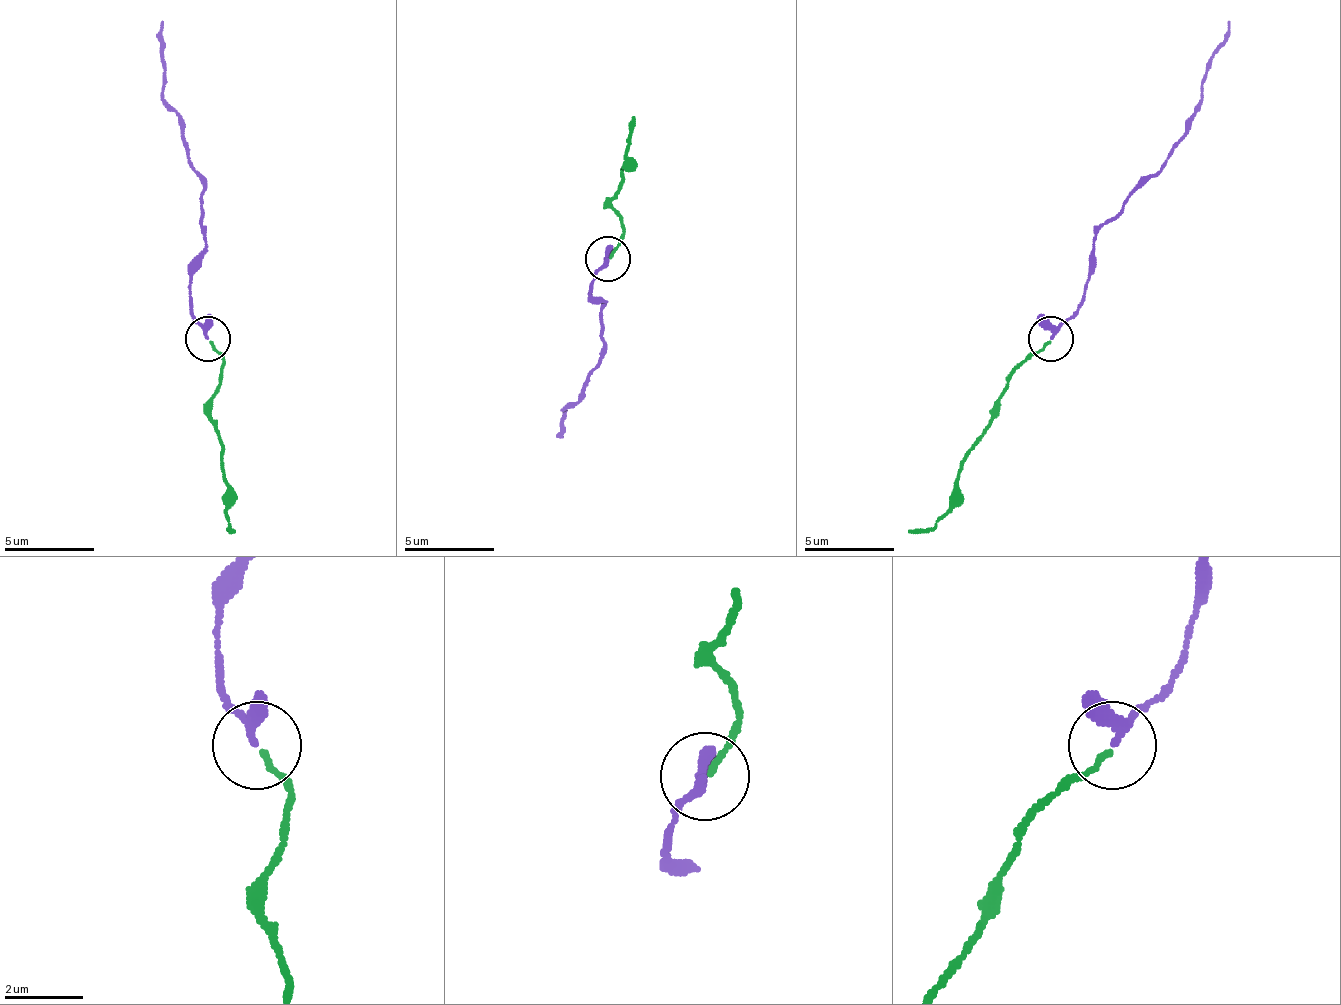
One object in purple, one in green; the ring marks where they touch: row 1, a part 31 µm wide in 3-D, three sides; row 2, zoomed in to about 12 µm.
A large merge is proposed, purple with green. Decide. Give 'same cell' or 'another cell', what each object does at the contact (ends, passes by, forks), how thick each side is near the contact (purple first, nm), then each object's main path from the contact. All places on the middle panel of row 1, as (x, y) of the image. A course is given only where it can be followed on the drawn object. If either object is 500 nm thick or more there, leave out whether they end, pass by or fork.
same cell | purple passes by | green ends | 200/130 nm | purple via (609, 257), (591, 284), (591, 298), (604, 302), (604, 352), (586, 375), (582, 397), (564, 411), (564, 438) | green via (609, 257), (622, 221), (609, 208), (627, 163), (636, 117)

